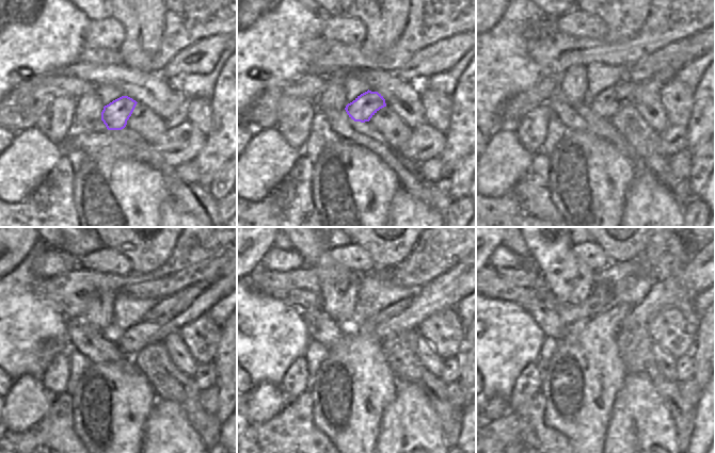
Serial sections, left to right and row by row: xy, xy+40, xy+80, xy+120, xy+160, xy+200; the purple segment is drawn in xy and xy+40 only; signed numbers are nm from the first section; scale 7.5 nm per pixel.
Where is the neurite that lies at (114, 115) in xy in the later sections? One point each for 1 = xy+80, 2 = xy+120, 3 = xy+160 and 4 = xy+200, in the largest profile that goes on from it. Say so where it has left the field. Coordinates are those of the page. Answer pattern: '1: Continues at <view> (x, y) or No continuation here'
1: Continues at xy+80 (608, 102)
2: Continues at xy+120 (201, 296)
3: Continues at xy+160 (444, 292)
4: Continues at xy+200 (693, 276).

